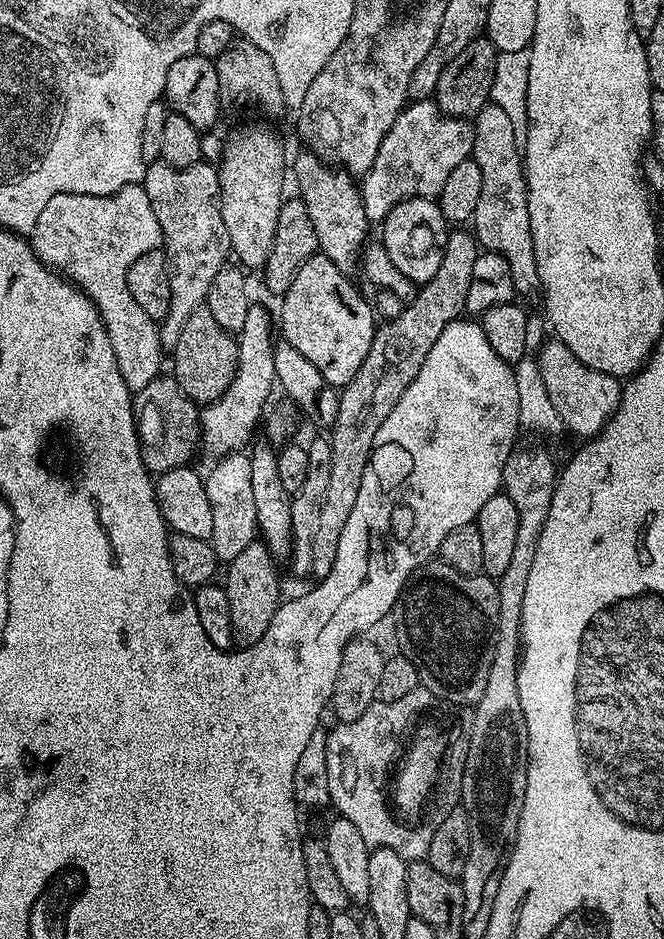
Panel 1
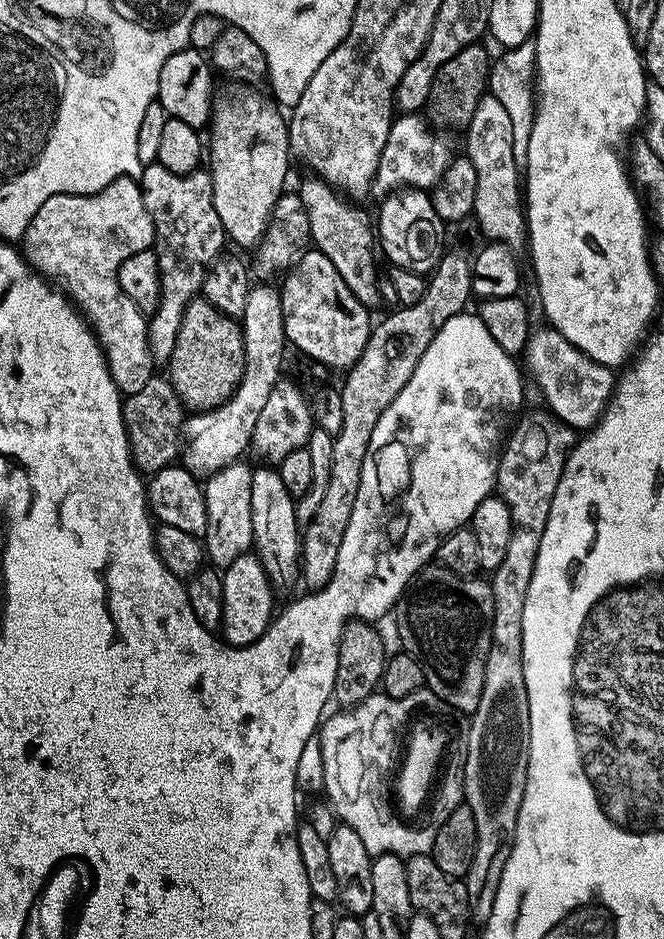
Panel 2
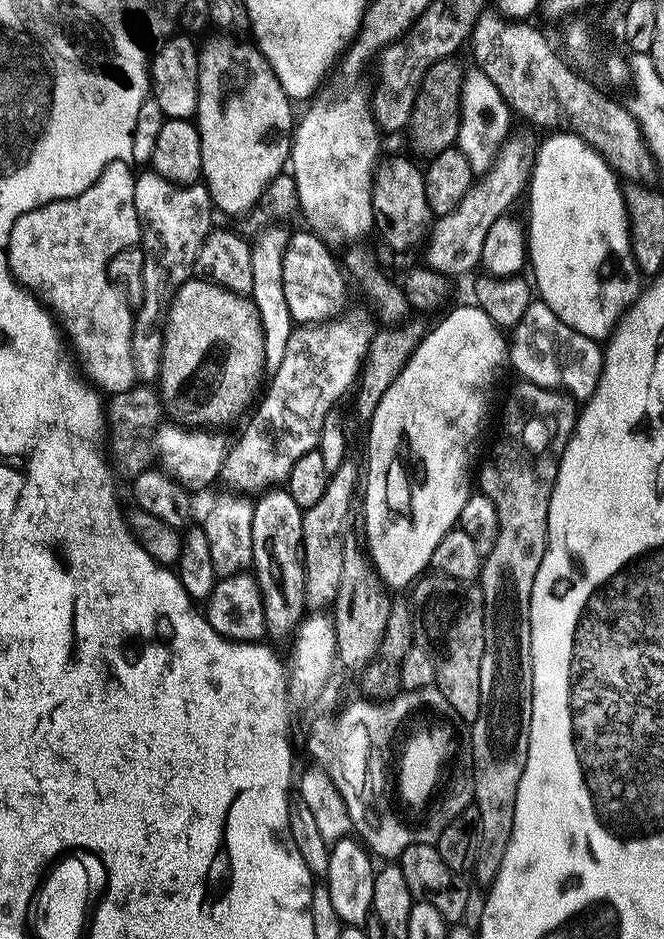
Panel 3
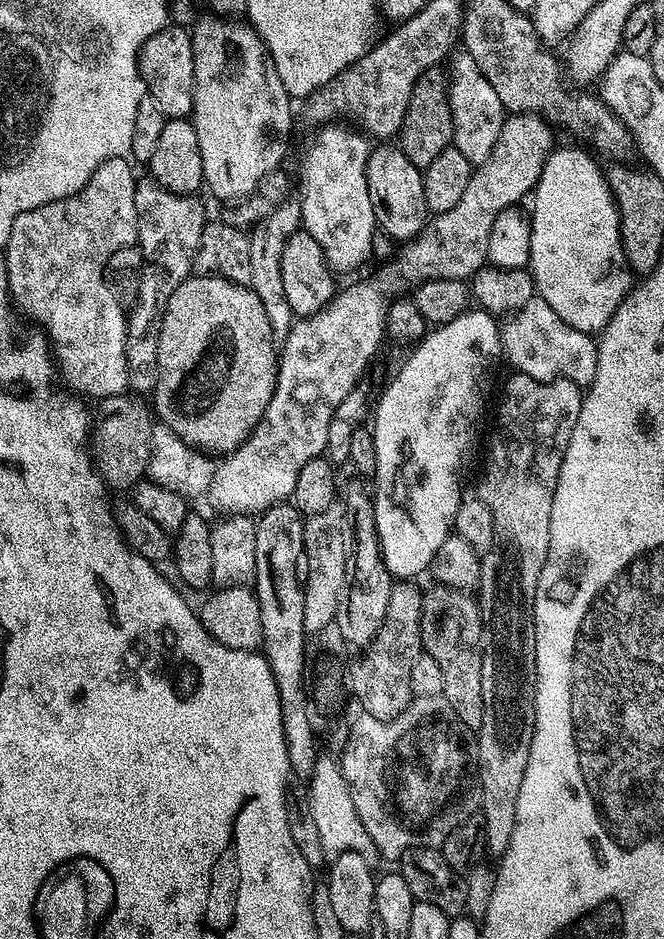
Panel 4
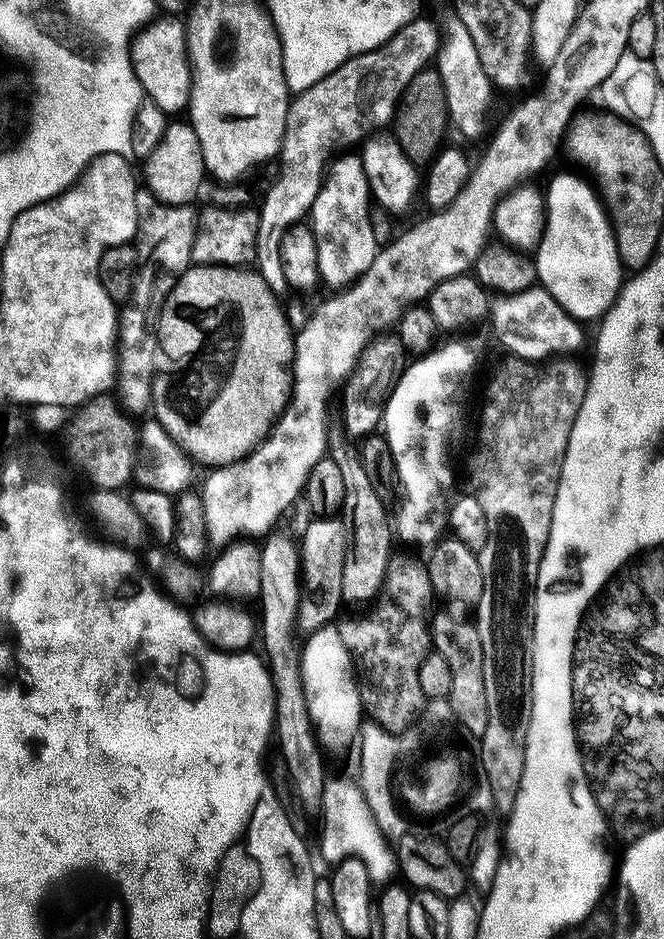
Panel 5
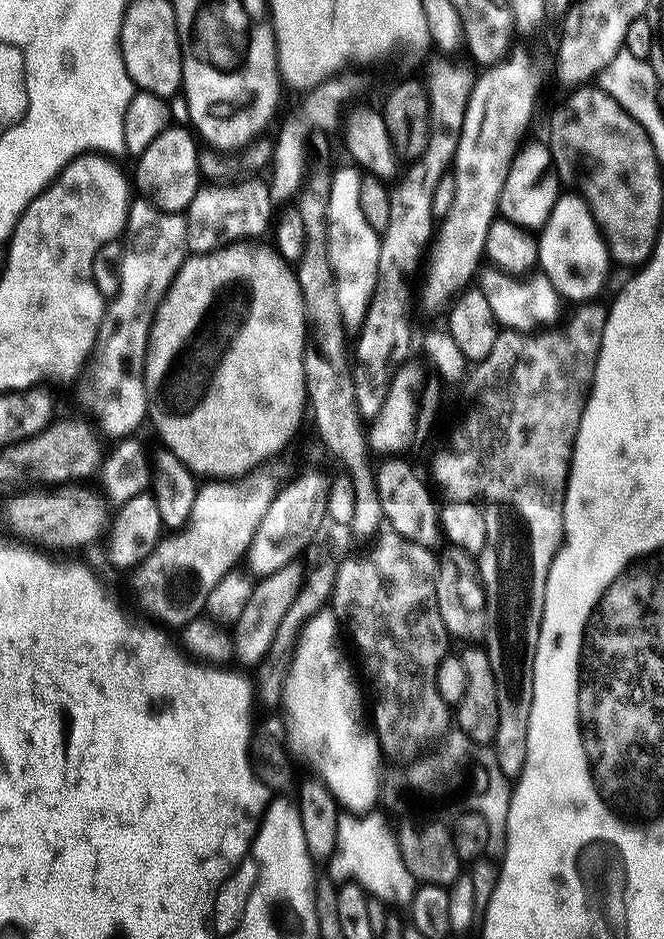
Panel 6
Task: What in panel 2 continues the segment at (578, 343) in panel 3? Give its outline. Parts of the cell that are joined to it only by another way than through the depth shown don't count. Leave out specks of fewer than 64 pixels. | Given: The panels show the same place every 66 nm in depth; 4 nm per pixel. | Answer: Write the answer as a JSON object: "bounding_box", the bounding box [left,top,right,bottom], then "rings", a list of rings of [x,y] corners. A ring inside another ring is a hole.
{"bounding_box":[522,326,617,430],"rings":[[[551,326],[537,327],[529,335],[522,360],[526,365],[527,375],[529,377],[532,375],[536,379],[536,384],[540,387],[545,402],[548,403],[545,404],[547,411],[559,417],[564,424],[568,424],[574,430],[587,430],[599,420],[616,386],[617,377],[613,369],[587,356],[564,338],[559,330]]]}

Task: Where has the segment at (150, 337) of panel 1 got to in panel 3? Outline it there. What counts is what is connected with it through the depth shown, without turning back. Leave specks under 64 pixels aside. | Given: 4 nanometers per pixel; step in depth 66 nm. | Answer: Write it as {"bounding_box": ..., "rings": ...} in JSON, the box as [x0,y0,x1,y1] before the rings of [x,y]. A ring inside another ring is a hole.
{"bounding_box":[6,160,142,381],"rings":[[[115,160],[82,194],[55,200],[22,214],[22,218],[14,222],[14,230],[10,230],[6,245],[12,277],[20,283],[20,287],[35,294],[56,317],[71,351],[78,360],[80,355],[83,375],[89,381],[96,376],[137,376],[132,357],[134,312],[118,289],[108,281],[110,258],[122,250],[137,247],[142,240],[138,210],[134,206],[135,181],[133,165],[127,160]]]}

